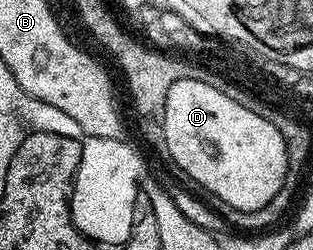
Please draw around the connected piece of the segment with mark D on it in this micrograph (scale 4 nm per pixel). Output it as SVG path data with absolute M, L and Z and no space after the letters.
M194 78L177 80L171 86L166 98L165 130L167 147L172 160L180 173L185 173L193 182L198 182L212 197L225 200L232 208L243 212L255 212L263 208L283 187L287 176L287 148L279 128L265 116L251 112L230 96L200 83Z

